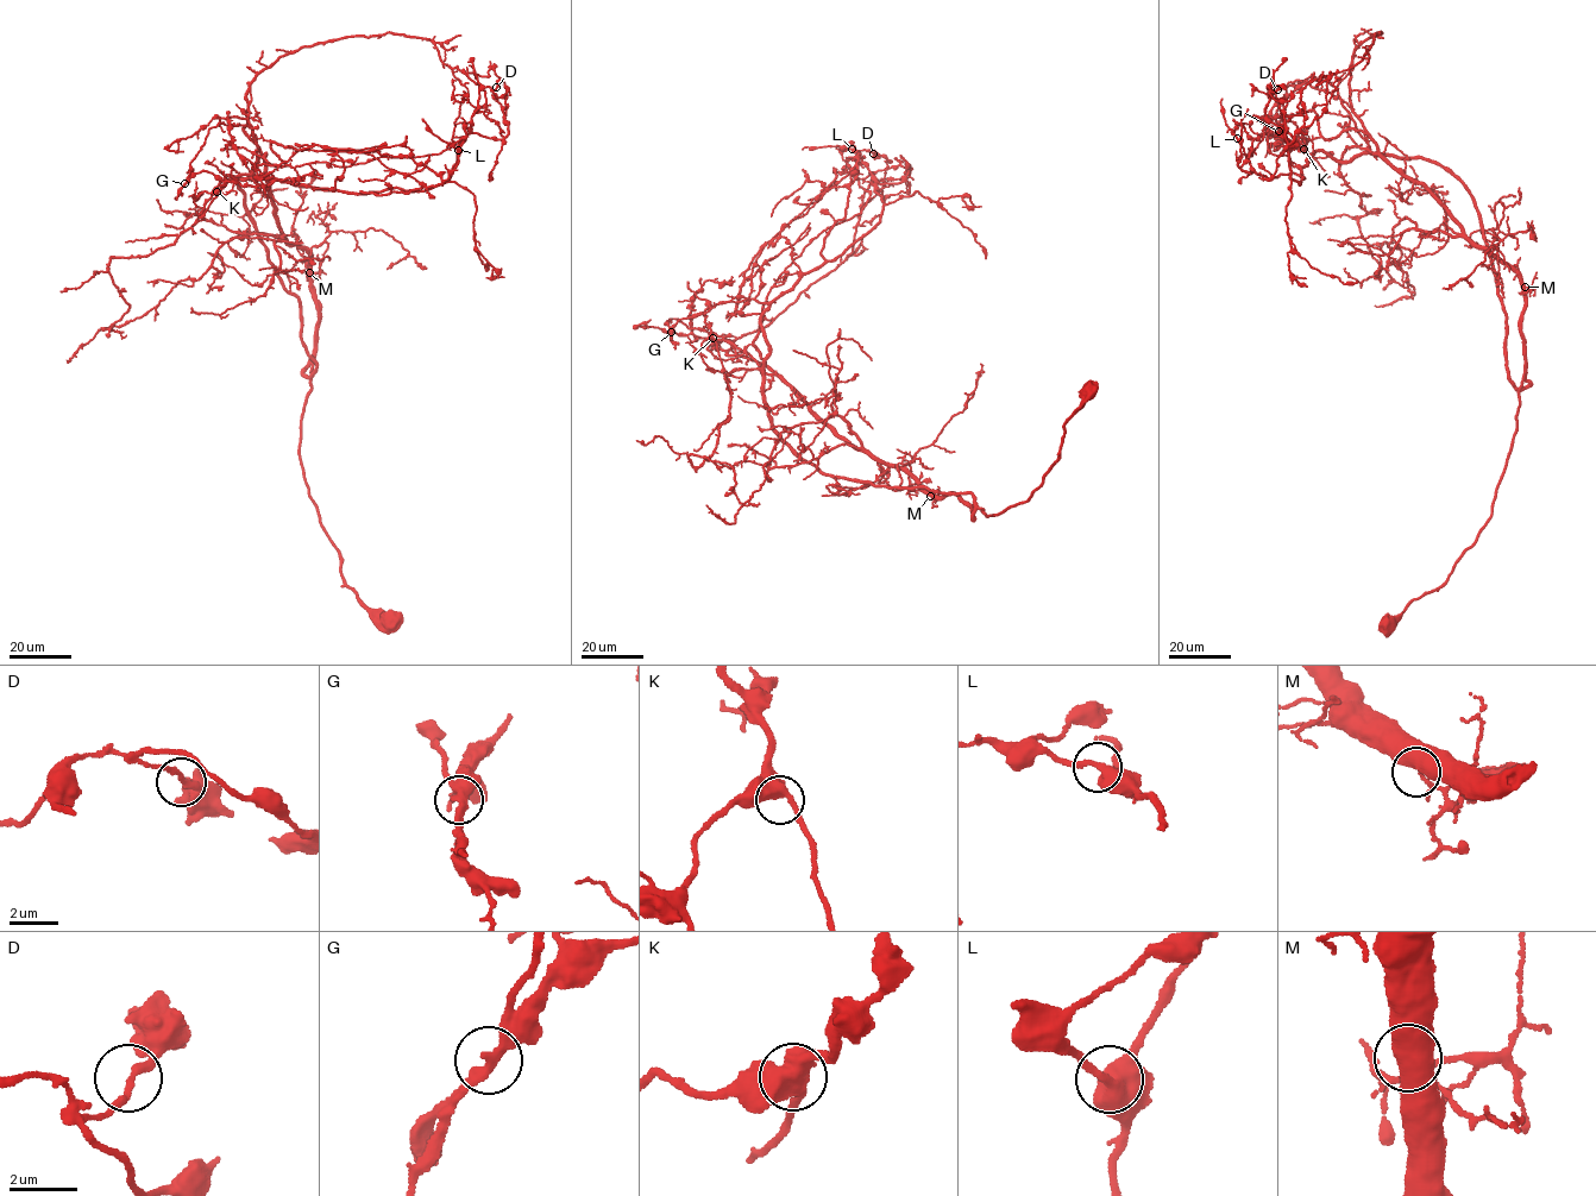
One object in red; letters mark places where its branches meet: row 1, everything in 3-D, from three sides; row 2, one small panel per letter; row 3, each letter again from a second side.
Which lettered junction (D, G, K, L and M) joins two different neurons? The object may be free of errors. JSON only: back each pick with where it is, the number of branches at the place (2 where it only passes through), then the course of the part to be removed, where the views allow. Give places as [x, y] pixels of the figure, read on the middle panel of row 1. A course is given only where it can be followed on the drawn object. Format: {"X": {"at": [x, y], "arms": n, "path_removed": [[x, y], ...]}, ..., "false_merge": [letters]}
{"false_merge": []}

